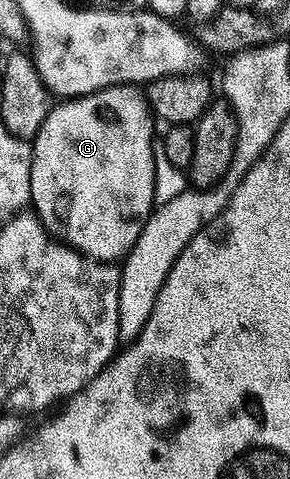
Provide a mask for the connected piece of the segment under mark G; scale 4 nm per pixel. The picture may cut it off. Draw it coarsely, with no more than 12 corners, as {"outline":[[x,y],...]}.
{"outline":[[147,93],[51,107],[30,204],[52,236],[118,262],[156,207]]}

